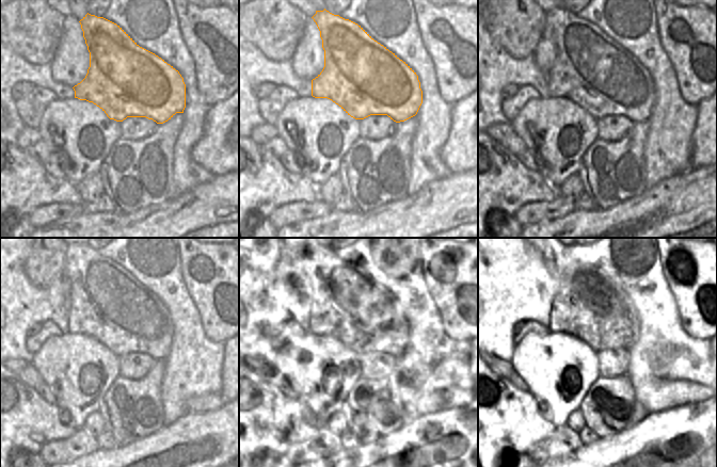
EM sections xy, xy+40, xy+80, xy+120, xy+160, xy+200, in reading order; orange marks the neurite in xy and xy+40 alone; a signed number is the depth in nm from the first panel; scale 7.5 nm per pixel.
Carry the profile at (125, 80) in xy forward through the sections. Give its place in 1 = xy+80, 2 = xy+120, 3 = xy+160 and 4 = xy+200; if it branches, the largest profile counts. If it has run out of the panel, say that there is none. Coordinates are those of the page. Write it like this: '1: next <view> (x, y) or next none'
1: next xy+80 (592, 70)
2: next xy+120 (107, 303)
3: next xy+160 (347, 303)
4: next xy+200 (586, 306)

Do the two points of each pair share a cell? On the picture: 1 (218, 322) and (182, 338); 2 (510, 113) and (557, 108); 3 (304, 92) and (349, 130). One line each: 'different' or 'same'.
1: different
2: different
3: different

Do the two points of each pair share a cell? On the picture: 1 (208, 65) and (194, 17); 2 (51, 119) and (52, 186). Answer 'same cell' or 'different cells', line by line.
1: same cell
2: different cells

